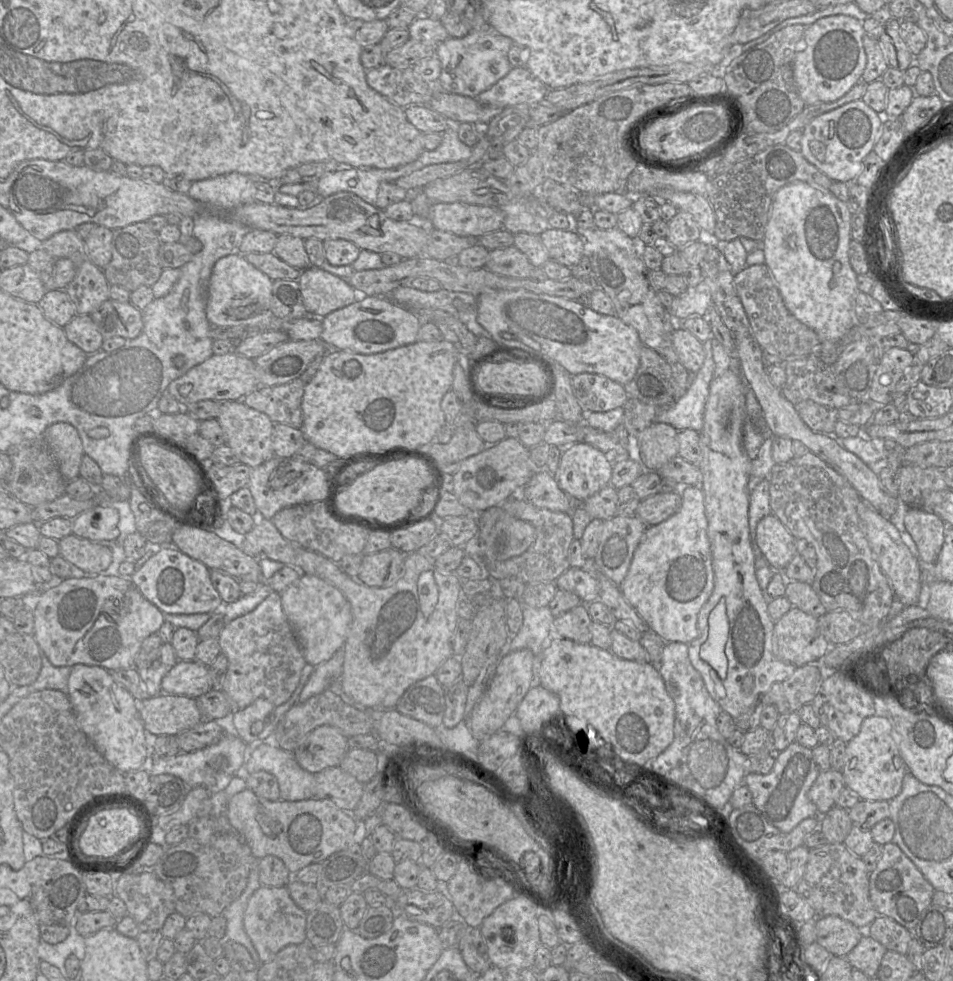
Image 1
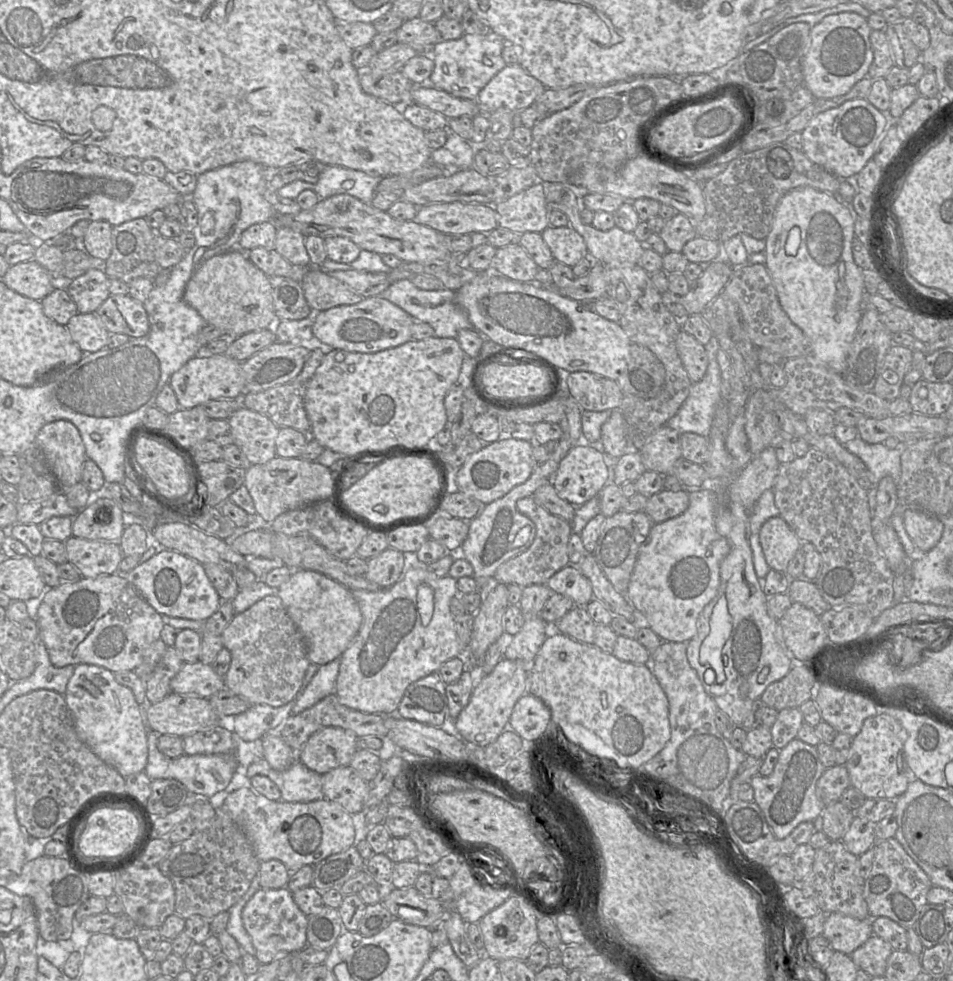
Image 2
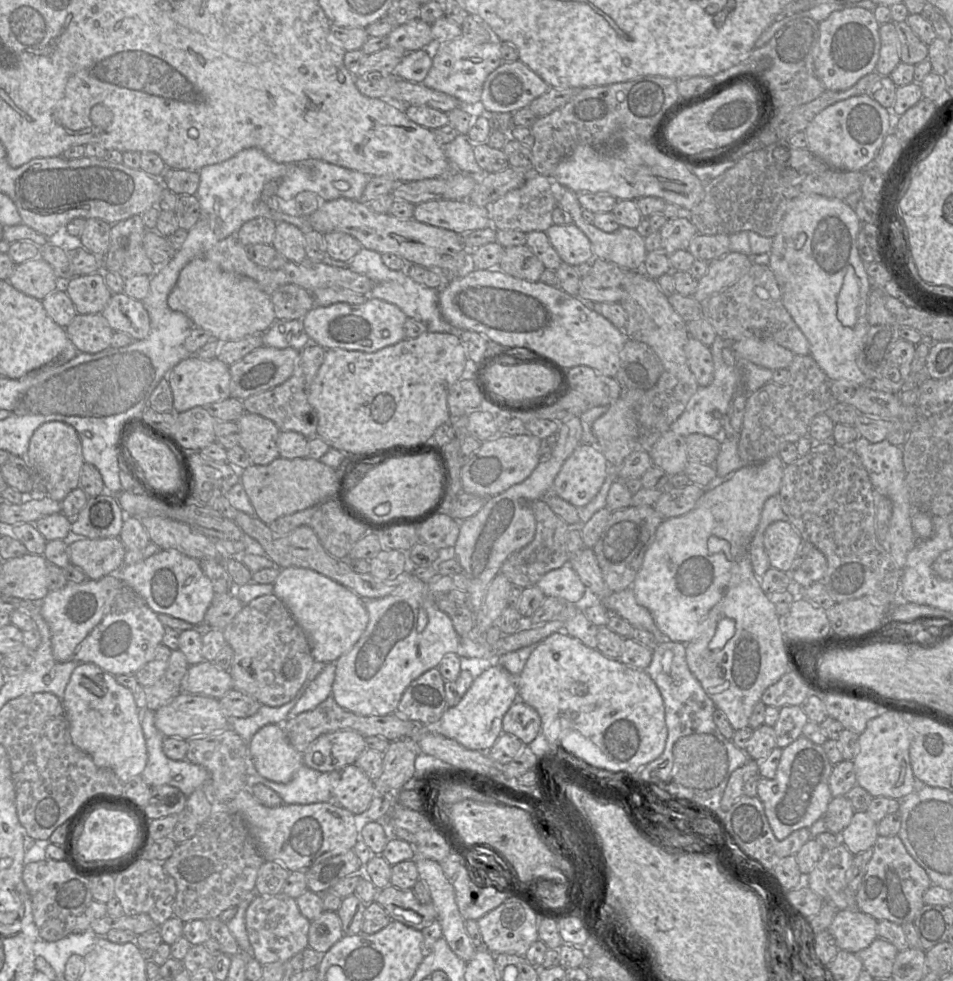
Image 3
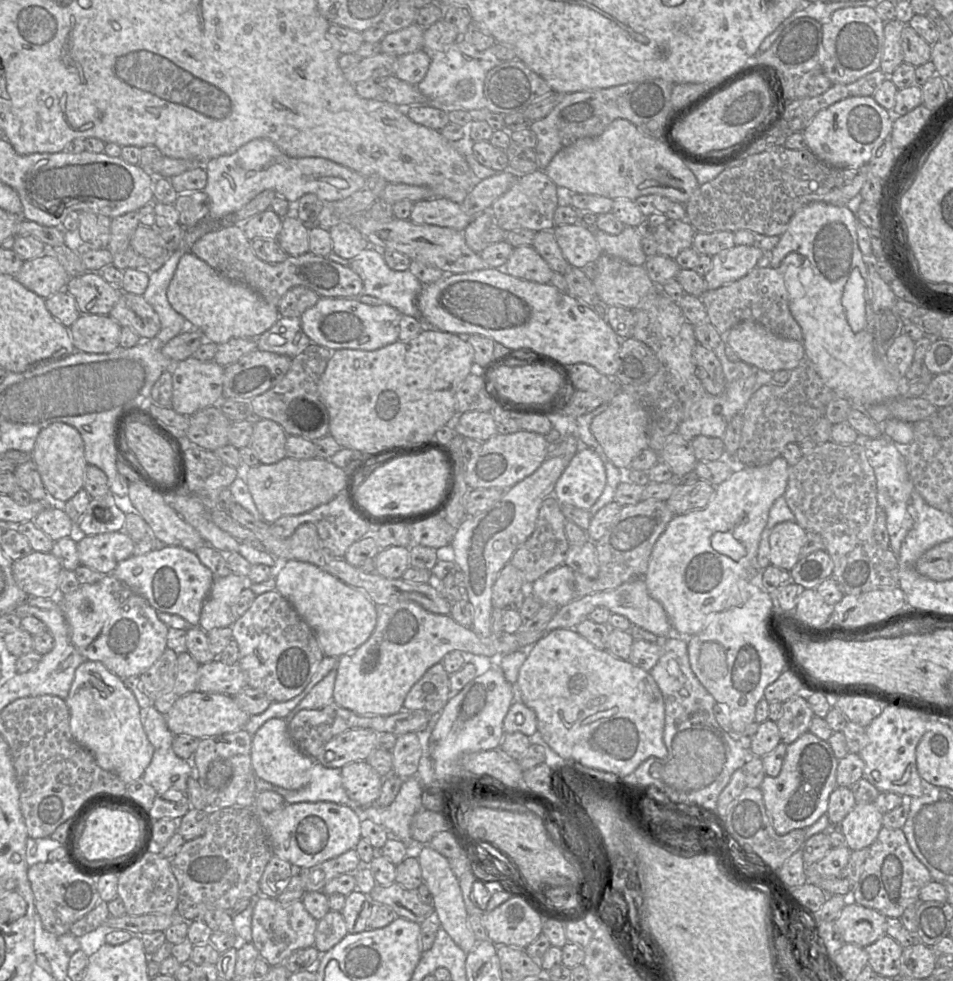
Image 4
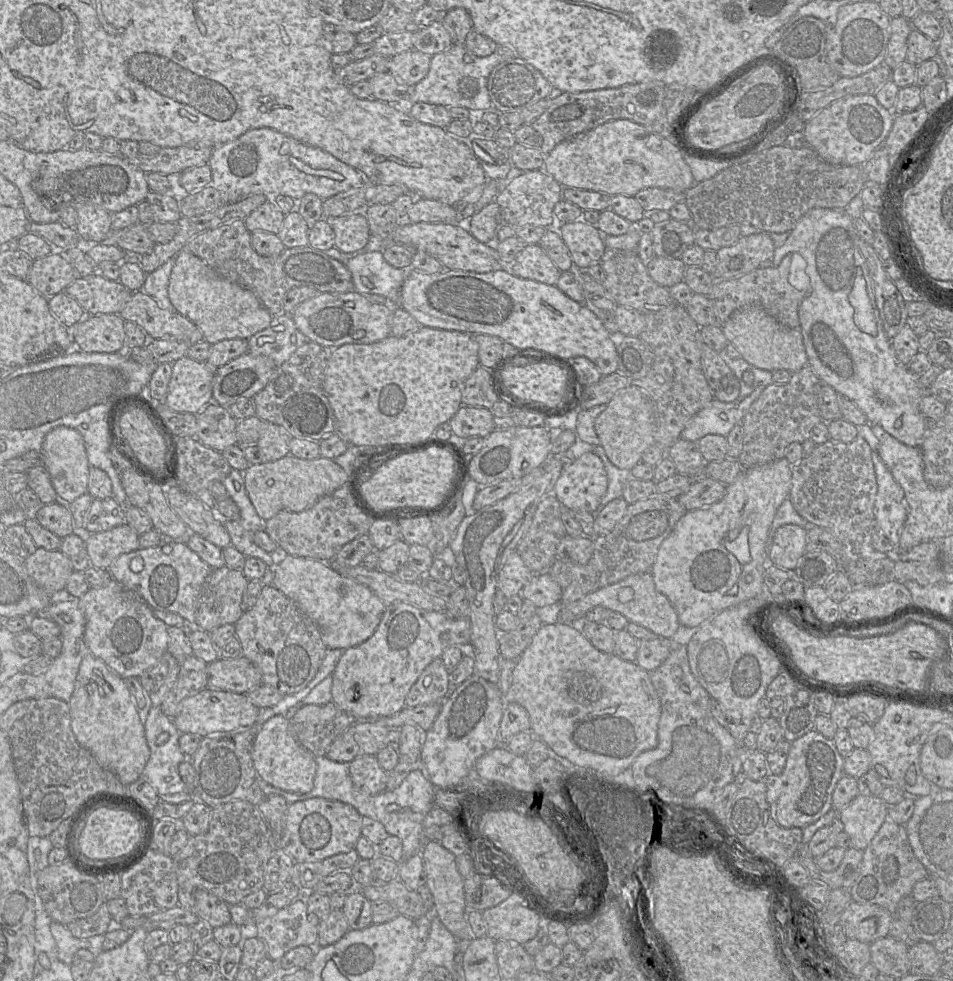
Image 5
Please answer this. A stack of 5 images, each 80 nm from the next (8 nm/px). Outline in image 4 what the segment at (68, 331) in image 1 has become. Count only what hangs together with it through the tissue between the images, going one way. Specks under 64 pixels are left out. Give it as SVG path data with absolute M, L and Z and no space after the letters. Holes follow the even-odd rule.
M81 314L69 331L75 350L99 354L119 347L121 328L109 314Z

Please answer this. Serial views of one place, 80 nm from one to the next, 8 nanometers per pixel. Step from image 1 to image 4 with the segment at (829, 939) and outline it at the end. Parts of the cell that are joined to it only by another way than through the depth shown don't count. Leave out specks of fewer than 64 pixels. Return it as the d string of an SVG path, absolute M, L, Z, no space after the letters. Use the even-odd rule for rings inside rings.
M850 901L834 921L845 943L867 947L885 935L887 917L878 911Z

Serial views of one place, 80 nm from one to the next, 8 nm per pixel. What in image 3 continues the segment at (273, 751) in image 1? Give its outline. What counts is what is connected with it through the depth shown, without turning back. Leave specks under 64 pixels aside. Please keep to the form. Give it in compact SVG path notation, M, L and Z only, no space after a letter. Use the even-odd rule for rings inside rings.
M303 764L293 779L286 783L277 783L263 778L258 774L254 767L248 769L247 788L251 788L256 784L263 784L274 790L281 797L285 804L312 804L319 802L334 802L332 799L331 786L329 781L329 773L322 773Z

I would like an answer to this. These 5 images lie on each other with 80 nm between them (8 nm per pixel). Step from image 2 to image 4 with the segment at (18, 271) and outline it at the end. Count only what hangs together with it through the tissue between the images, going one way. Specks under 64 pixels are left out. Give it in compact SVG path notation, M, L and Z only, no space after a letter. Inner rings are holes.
M50 252L25 261L15 279L43 299L65 289L70 276Z

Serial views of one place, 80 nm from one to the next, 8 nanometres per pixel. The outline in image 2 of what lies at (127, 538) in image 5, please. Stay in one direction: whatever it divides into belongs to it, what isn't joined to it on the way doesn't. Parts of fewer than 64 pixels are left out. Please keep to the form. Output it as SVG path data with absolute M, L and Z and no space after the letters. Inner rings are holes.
M71 536L65 542L67 560L84 578L117 573L123 559L120 545L113 541L87 540Z

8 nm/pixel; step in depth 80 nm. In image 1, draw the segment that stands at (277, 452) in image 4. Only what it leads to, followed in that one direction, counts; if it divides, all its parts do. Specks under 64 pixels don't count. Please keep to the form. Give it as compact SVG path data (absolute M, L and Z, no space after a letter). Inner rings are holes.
M243 400L220 402L222 402L221 413L217 420L225 432L225 444L232 449L239 462L254 468L273 458L274 423L270 418L265 413L247 406Z

